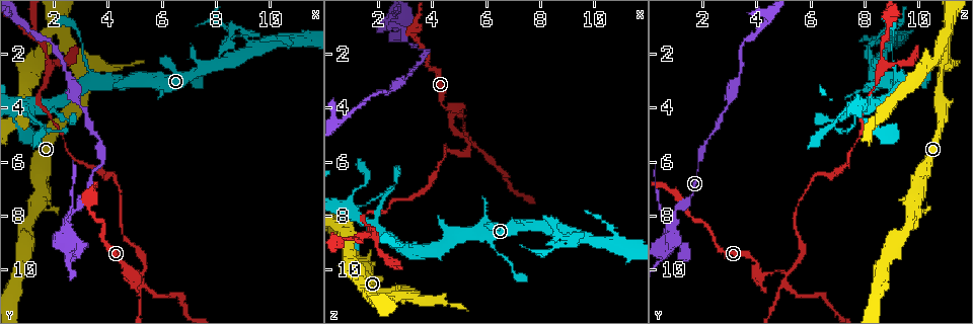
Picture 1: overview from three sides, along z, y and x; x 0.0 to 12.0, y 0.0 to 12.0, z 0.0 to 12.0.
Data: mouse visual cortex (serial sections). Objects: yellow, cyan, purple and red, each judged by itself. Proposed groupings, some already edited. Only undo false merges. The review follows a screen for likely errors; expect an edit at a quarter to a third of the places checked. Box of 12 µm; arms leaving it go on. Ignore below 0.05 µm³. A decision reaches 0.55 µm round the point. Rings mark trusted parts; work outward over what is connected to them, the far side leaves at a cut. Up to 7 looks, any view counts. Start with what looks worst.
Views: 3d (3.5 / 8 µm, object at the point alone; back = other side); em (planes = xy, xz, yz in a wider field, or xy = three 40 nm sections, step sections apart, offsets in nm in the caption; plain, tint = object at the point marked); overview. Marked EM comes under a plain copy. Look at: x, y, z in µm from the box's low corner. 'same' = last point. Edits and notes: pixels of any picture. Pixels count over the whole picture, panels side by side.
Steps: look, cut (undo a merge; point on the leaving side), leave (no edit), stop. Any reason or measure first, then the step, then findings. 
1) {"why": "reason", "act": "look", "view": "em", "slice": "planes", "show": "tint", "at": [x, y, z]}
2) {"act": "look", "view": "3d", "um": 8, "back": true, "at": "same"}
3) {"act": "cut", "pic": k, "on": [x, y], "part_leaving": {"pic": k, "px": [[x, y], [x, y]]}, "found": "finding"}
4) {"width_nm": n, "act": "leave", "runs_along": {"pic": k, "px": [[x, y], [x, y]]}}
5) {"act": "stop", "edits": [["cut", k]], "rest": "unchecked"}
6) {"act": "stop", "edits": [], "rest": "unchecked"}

{"why": "four or more arms meet", "act": "look", "view": "3d", "um": 3.5, "at": [5.3, 10.2, 5.2]}

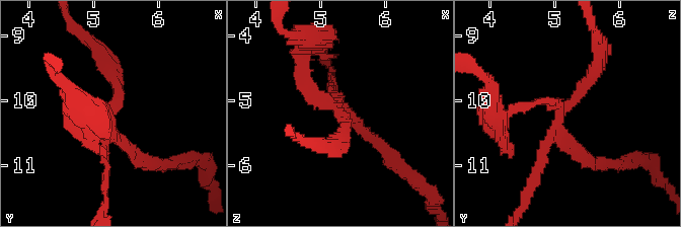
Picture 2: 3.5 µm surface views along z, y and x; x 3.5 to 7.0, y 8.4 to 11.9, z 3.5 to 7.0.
{"arms": 4, "act": "cut", "pic": 2, "on": [536, 172], "part_leaving": {"pic": 2, "px": [[565, 106], [600, 63], [597, 35]]}, "found": "a second cell is stuck on"}

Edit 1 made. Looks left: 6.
{"why": "redraw", "act": "look", "view": "overview"}

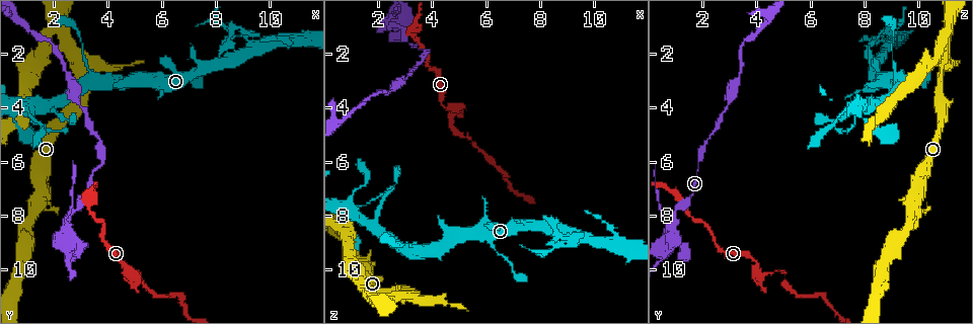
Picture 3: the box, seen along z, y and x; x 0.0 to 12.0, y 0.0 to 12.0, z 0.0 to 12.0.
{"why": "sharp bend", "act": "look", "view": "3d", "um": 3.5, "at": [8.7, 1.4, 9.1]}

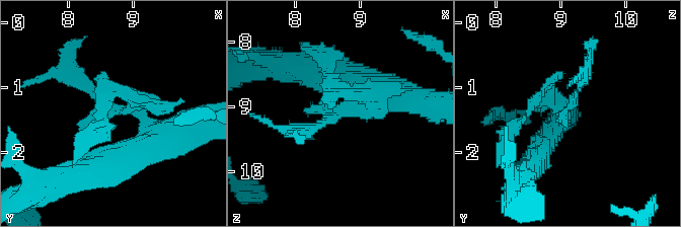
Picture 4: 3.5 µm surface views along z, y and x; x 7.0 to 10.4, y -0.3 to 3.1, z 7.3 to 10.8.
{"act": "look", "view": "em", "slice": "xy", "step": 3, "show": "tint", "at": [8.80, 1.30, 9.10]}

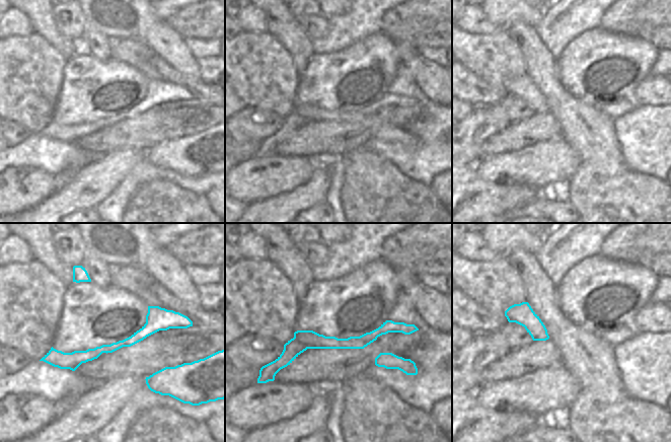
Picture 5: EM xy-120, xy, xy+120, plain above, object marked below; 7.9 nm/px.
{"act": "look", "view": "em", "slice": "xy", "step": 1, "show": "tint", "at": "same"}

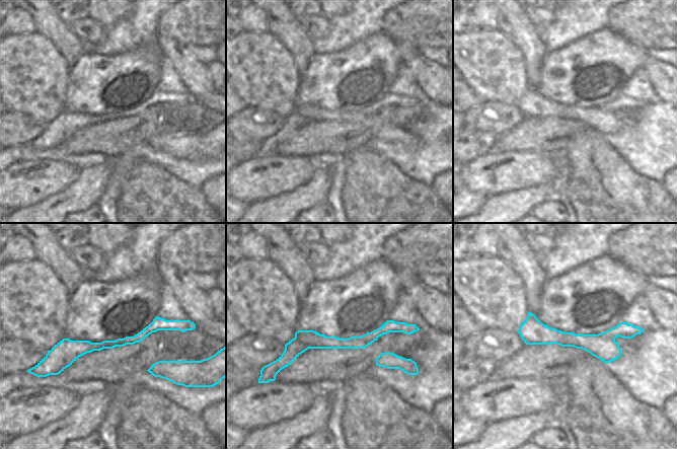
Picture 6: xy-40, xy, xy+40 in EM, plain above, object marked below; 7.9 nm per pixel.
{"act": "leave", "runs_along": {"pic": 6, "px": [[178, 324], [49, 356]]}, "found": "continuous, no second cell"}

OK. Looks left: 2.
{"why": "small branch off a trunk", "act": "look", "view": "em", "slice": "xy", "step": 2, "show": "tint", "at": [3.4, 2.8, 9.1]}

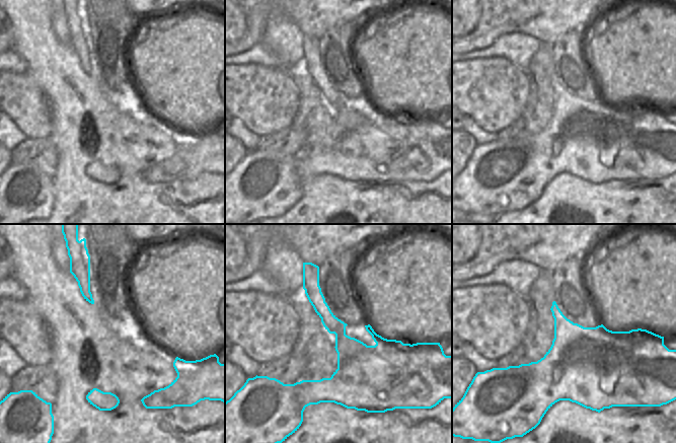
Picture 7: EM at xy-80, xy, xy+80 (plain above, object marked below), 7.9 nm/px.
{"act": "look", "view": "3d", "um": 3.5, "at": "same"}

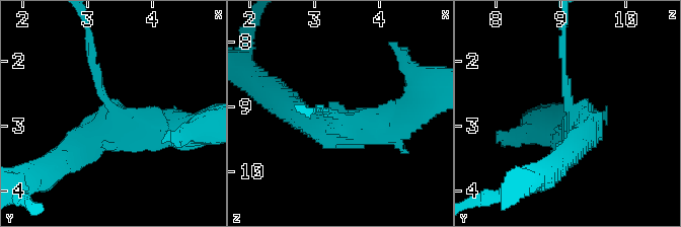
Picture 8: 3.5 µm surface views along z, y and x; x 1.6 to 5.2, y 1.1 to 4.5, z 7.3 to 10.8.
{"arms": 3, "arm_widths_nm": [150, 400, 400], "act": "leave", "runs_along": {"pic": 8, "px": [[183, 132], [111, 126], [65, 157]]}, "found": "all the same cell"}

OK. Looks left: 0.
{"act": "stop", "edits": [["cut", 2]], "rest": "unchecked"}

